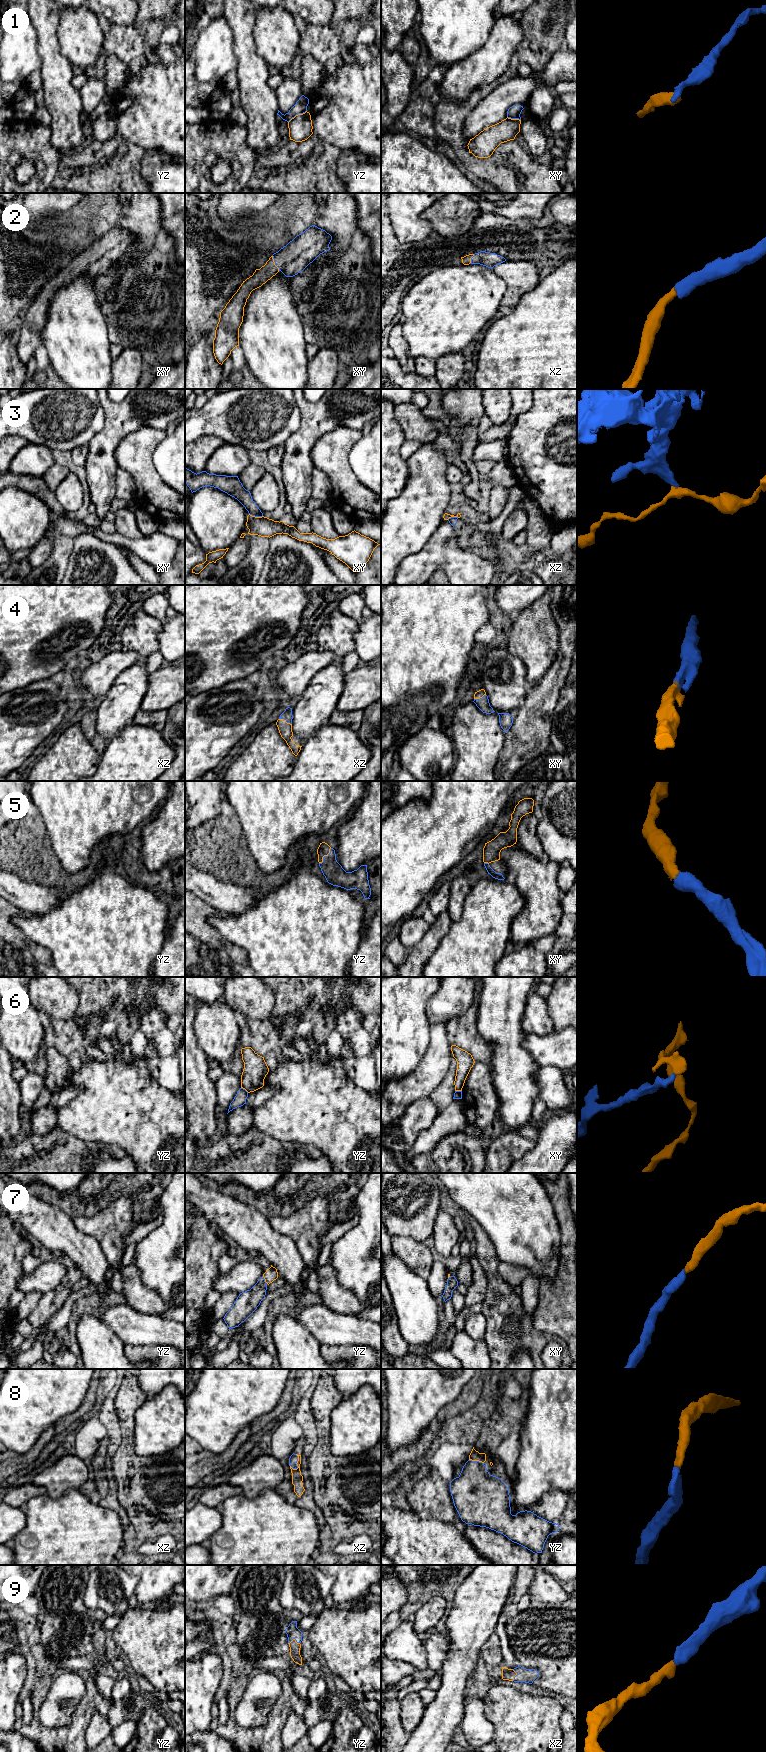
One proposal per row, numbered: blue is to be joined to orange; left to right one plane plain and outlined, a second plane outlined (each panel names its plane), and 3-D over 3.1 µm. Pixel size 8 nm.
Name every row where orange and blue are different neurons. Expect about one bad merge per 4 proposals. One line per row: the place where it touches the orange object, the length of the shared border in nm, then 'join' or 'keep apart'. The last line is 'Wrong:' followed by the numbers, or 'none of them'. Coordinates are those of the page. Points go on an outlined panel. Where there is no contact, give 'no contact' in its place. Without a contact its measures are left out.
1: yz (298, 114) | 180 nm | keep apart
2: xy (274, 263) | 140 nm | join
3: xy (256, 517) | 110 nm | keep apart
4: xz (285, 721) | 120 nm | join
5: yz (324, 855) | 160 nm | join
6: yz (245, 1089) | 80 nm | keep apart
7: yz (264, 1278) | 70 nm | join
8: xz (296, 1463) | 130 nm | join
9: yz (293, 1639) | 100 nm | join
Wrong: 1, 3, 6

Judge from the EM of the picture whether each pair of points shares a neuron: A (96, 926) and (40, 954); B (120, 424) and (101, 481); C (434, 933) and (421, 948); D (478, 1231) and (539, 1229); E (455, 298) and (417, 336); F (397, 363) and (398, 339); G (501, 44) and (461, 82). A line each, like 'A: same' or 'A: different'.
A: different
B: same
C: same
D: different
E: same
F: same
G: same

